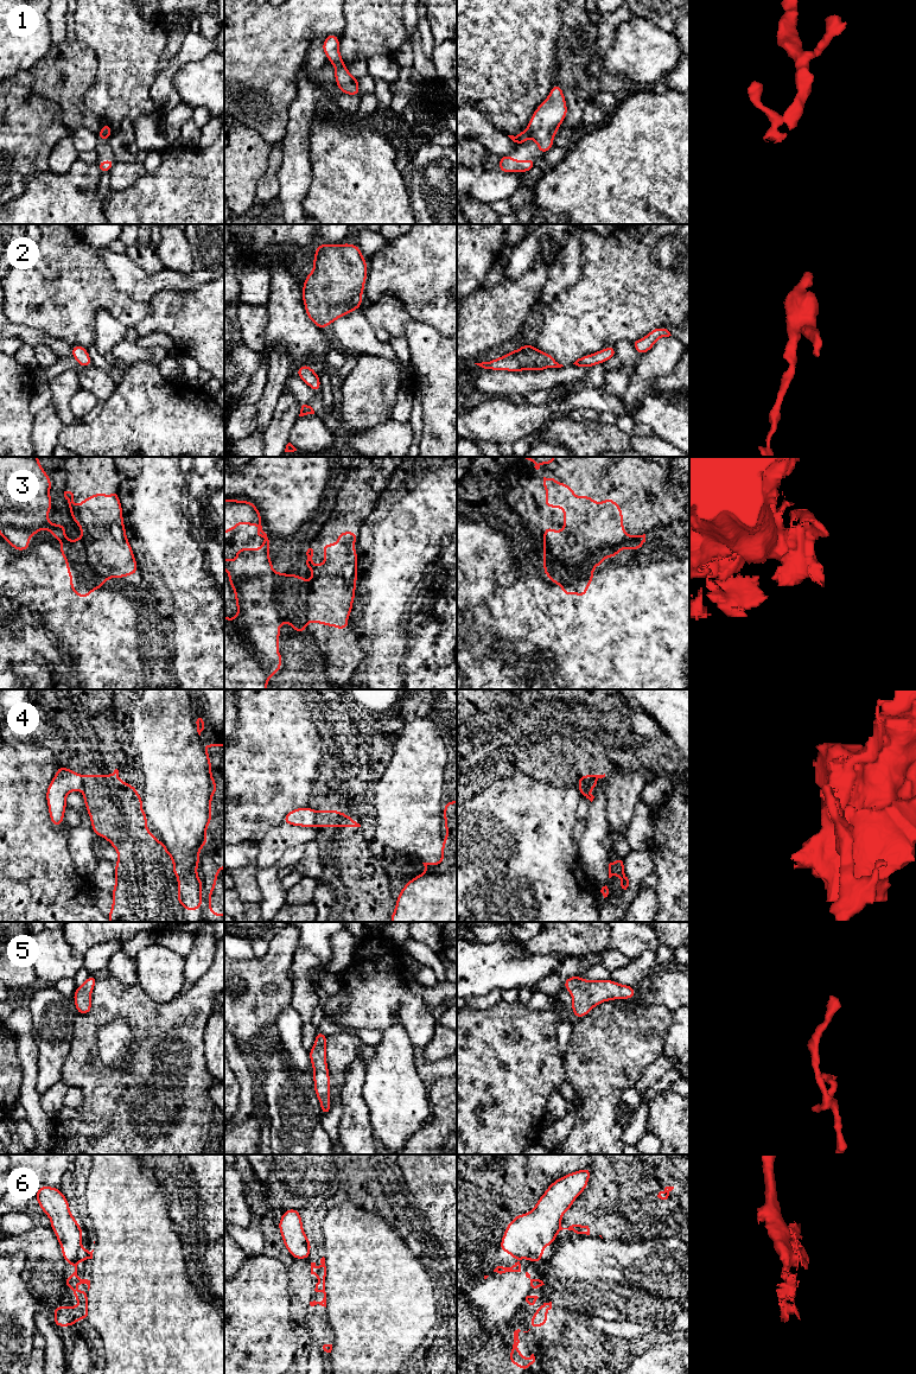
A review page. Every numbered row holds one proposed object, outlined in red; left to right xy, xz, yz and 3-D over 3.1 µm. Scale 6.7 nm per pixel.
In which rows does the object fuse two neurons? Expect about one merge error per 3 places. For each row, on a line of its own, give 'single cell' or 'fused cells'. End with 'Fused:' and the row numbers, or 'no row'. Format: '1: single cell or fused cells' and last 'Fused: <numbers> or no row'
1: single cell
2: single cell
3: fused cells
4: fused cells
5: single cell
6: single cell
Fused: 3, 4

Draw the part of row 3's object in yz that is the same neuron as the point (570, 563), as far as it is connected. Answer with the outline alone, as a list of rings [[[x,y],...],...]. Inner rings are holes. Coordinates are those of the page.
[[[583,526],[575,537],[555,537],[551,547],[542,547],[543,573],[552,584],[561,586],[562,594],[585,597],[589,585],[593,581],[593,570],[604,562],[605,558],[615,558],[622,549],[642,549],[645,542],[643,535],[626,535],[624,526]],[[577,528],[578,529],[578,528]]]

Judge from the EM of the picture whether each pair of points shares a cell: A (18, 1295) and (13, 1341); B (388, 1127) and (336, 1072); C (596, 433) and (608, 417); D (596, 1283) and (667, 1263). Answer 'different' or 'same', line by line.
A: same
B: different
C: different
D: same

